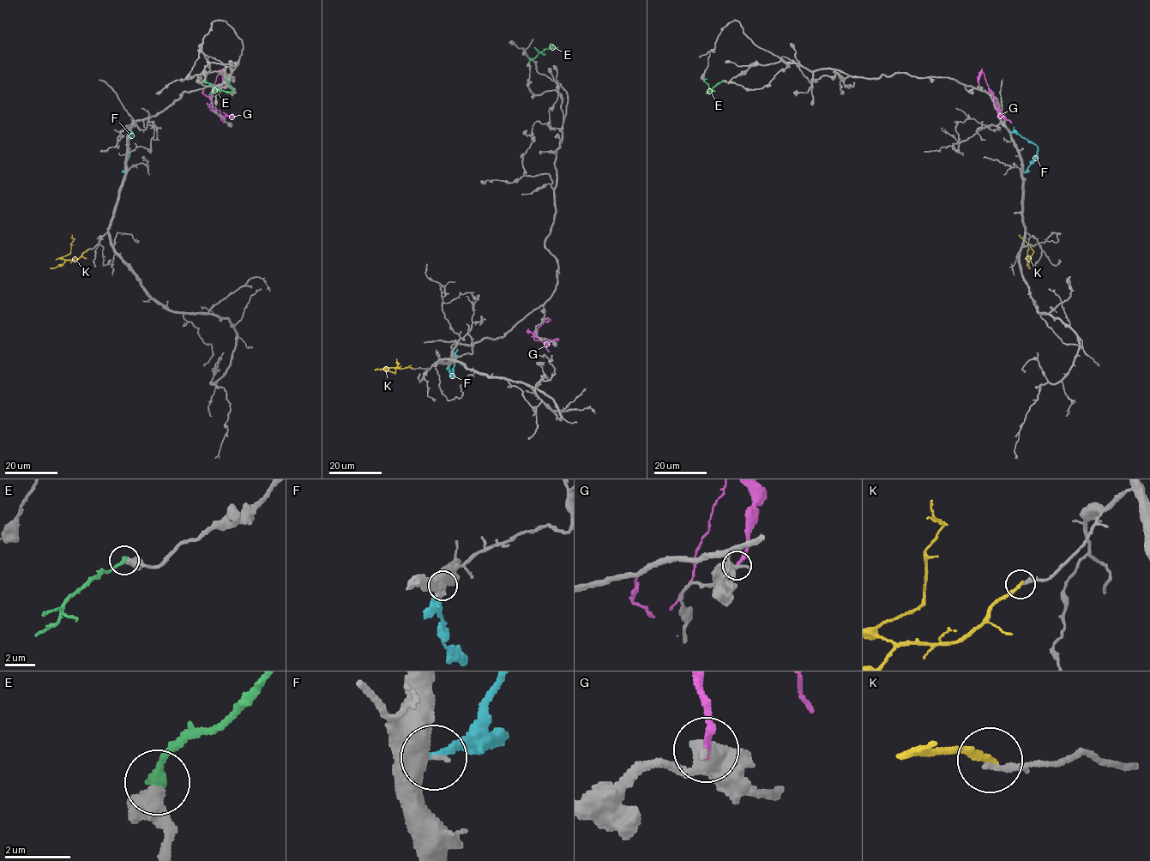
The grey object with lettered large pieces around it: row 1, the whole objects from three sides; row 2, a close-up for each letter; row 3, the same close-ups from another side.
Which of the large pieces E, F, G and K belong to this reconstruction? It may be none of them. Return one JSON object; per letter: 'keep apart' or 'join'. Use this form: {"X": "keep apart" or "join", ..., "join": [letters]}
{"E": "keep apart", "F": "keep apart", "G": "keep apart", "K": "keep apart", "join": []}

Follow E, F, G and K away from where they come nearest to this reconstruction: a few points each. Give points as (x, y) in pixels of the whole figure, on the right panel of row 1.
E: (723, 81), (707, 92), (708, 85), (703, 81), (707, 78)
F: (1023, 172), (1038, 155), (1038, 147), (1014, 132), (1009, 133)
G: (978, 87), (982, 69), (988, 89), (1003, 117), (1000, 115), (1006, 117)
K: (1028, 249), (1027, 260), (1033, 250), (1019, 235)

